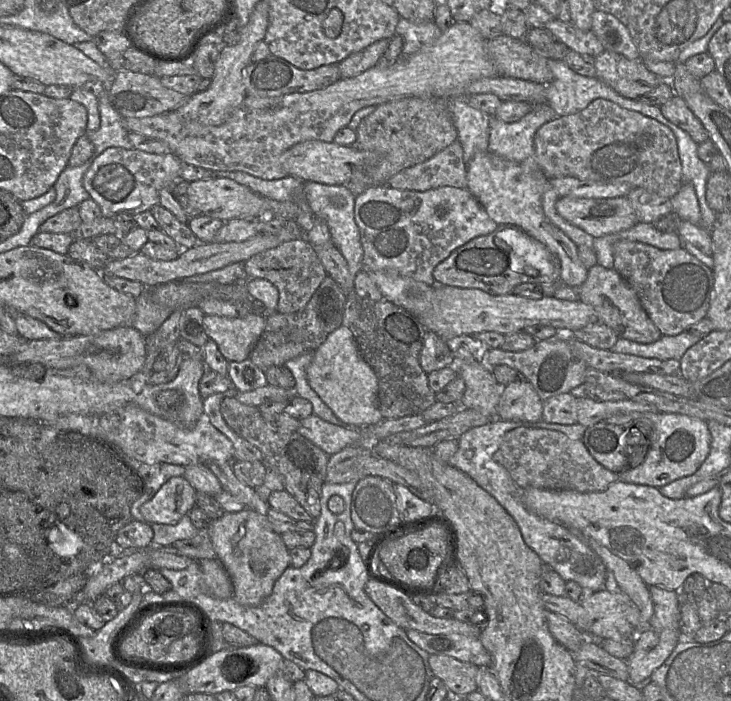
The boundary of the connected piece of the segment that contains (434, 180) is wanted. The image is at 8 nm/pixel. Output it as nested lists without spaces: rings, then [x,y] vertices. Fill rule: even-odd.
[[[456,140],[431,158],[391,176],[387,185],[401,190],[426,191],[442,186],[466,188],[463,147]]]

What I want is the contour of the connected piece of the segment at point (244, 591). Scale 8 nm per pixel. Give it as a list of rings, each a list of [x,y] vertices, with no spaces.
[[[244,508],[235,513],[225,512],[222,517],[213,520],[207,531],[216,553],[216,558],[222,563],[230,576],[234,587],[233,597],[235,600],[247,607],[260,605],[271,594],[276,580],[286,568],[291,566],[289,549],[283,542],[281,535],[273,529],[265,511]]]

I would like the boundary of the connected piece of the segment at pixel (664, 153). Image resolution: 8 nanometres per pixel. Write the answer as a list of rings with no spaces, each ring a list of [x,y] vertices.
[[[605,99],[592,101],[582,111],[558,116],[542,125],[534,138],[535,162],[547,179],[575,177],[602,184],[625,183],[671,198],[683,184],[682,164],[674,133],[657,120]]]

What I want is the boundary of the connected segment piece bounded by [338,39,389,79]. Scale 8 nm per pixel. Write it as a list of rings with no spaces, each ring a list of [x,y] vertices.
[[[379,40],[361,51],[352,53],[338,63],[341,78],[355,77],[375,66],[384,54],[389,40]]]

